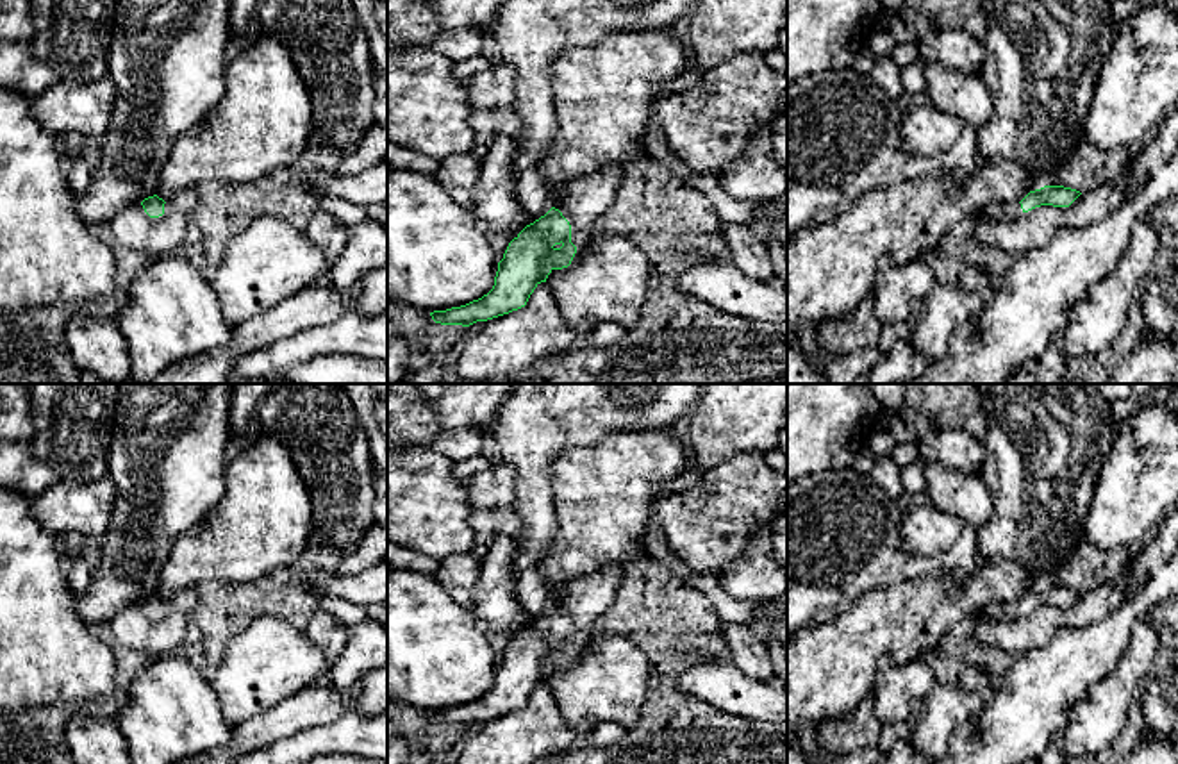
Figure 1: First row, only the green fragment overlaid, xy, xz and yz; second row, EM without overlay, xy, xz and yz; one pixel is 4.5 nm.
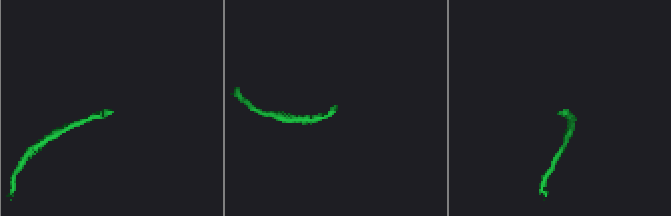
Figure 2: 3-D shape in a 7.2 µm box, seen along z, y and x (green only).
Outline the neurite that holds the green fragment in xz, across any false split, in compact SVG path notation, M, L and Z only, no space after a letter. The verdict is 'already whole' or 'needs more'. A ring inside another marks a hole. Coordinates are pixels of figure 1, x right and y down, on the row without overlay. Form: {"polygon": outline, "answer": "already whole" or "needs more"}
{"polygon": "M605 568L569 582L559 607L527 625L509 643L498 662L493 689L466 705L430 712L432 719L469 727L525 707L534 689L546 682L553 669L571 664L577 653L571 634L593 632L596 618L614 603L623 578L621 568Z", "answer": "needs more"}

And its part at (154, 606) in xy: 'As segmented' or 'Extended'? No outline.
Extended

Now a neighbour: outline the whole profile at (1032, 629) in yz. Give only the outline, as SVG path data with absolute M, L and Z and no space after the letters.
M1126 573L1108 584L1082 593L1069 607L1041 605L1008 621L971 619L971 641L996 646L1012 657L1046 644L1060 627L1094 623L1132 596Z

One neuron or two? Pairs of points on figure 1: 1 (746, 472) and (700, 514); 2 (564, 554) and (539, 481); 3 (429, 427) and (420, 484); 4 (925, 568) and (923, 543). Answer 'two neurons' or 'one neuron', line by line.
1: one neuron
2: two neurons
3: two neurons
4: two neurons

